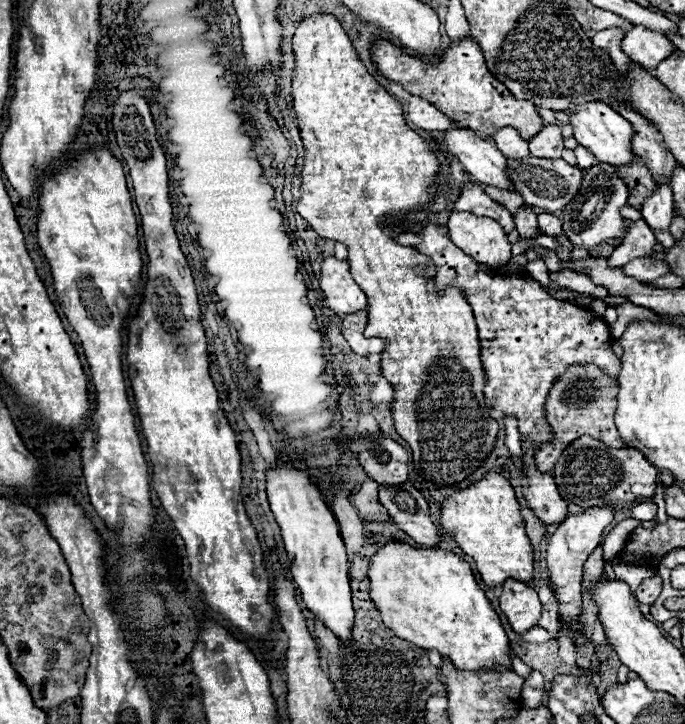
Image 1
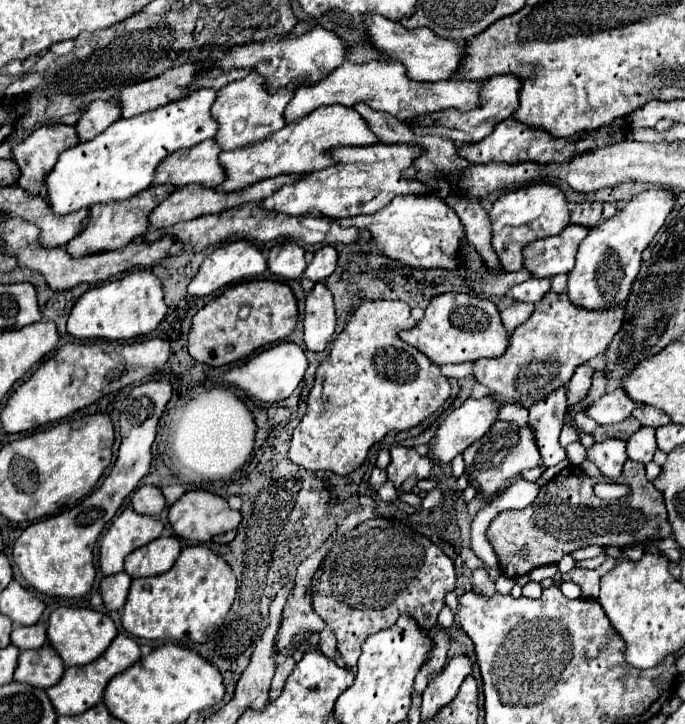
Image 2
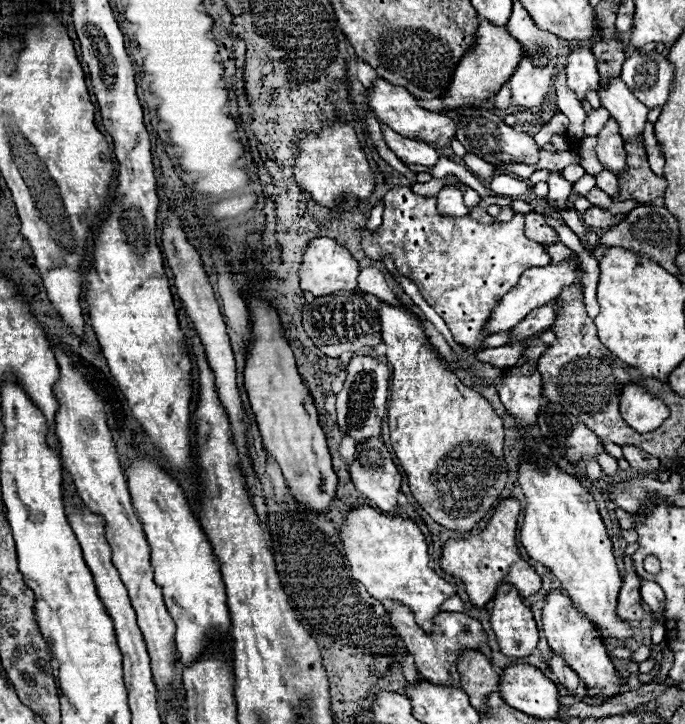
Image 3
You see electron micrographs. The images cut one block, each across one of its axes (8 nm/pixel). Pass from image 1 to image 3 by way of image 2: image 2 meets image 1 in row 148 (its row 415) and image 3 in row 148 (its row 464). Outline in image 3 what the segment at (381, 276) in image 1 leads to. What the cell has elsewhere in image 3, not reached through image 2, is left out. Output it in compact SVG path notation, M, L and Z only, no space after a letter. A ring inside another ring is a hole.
M332 124L326 126L318 136L300 136L298 142L298 158L294 168L294 178L304 192L312 196L320 206L336 208L336 200L344 194L352 194L356 198L368 198L374 192L374 174L368 166L368 160L358 144L356 132L348 124Z

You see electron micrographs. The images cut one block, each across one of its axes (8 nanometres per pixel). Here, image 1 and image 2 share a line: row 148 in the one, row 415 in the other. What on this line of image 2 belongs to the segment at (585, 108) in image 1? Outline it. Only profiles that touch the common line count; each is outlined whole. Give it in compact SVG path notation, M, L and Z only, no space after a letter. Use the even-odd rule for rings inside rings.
M616 388L612 392L606 392L602 398L598 398L588 410L586 414L590 418L594 418L598 424L614 424L614 422L622 422L626 420L634 408L638 408L640 404L634 402L626 390Z

